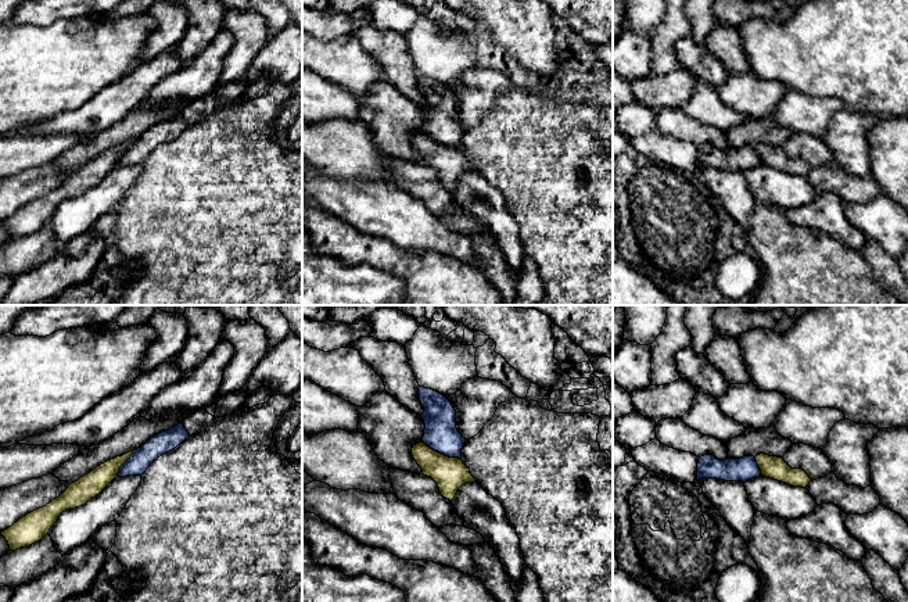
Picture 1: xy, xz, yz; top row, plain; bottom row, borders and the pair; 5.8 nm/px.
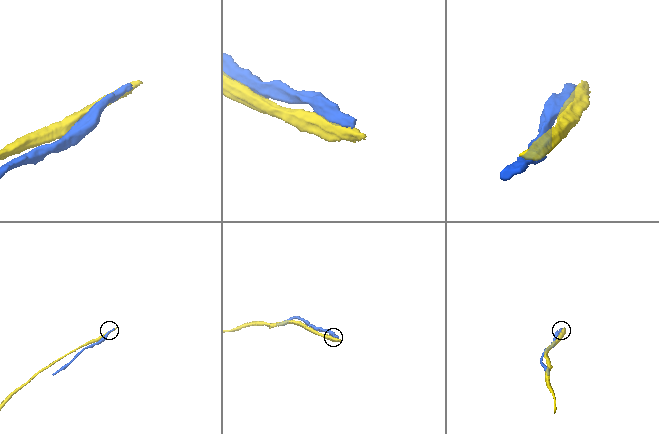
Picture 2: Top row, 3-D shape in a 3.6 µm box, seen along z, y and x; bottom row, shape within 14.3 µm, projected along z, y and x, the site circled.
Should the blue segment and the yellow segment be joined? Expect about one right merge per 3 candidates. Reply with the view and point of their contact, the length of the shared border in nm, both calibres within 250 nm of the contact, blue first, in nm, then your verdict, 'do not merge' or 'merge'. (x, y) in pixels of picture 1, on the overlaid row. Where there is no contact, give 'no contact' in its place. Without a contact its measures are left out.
contact xz (441, 452); length 240 nm; calibres 190 and 190 nm; do not merge

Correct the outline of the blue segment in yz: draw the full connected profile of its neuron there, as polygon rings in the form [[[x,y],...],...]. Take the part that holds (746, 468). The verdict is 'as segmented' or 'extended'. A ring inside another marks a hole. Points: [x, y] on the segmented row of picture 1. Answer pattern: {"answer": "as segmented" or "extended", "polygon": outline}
{"answer": "as segmented", "polygon": [[[704,455],[697,463],[697,483],[700,479],[746,483],[758,476],[761,476],[761,470],[754,456],[719,461],[713,455]]]}

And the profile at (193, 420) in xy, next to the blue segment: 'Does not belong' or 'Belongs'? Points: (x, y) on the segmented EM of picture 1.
Belongs

